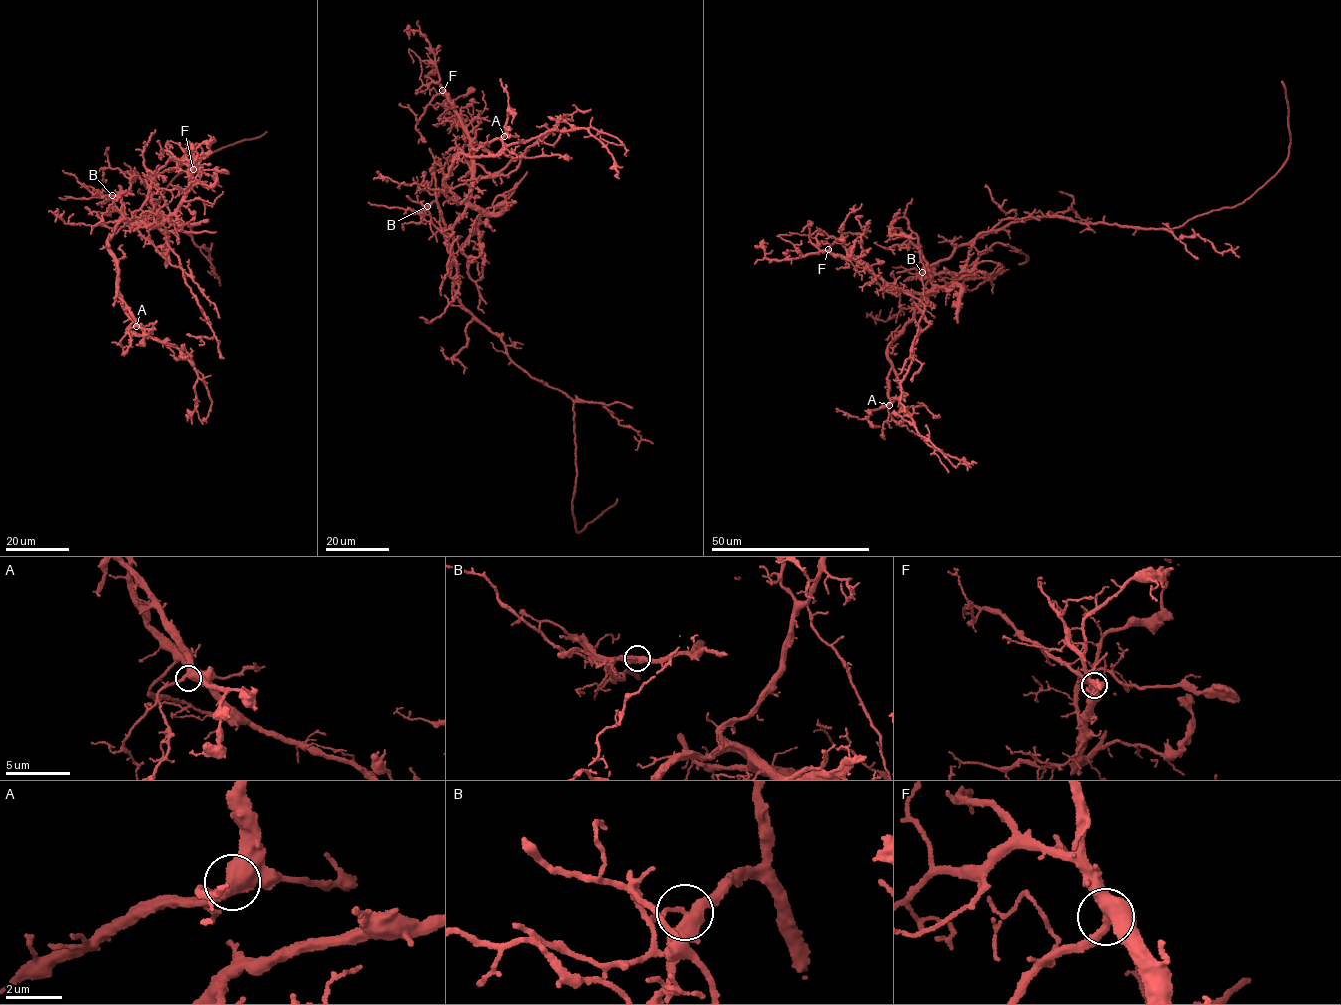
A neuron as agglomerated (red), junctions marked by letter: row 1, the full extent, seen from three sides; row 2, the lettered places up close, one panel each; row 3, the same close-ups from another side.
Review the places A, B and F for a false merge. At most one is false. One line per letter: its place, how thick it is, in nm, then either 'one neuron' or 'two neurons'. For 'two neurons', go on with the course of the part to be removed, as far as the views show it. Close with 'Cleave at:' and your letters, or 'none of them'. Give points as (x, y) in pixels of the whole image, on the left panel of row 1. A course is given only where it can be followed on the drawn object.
A: at (136, 326); 440 nm thick; one neuron
B: at (112, 195); 380 nm thick; two neurons; foreign part runs (112, 195), (127, 193), (131, 172), (182, 230), (158, 207), (172, 180), (267, 131)
F: at (193, 169); 420 nm thick; one neuron
Cleave at: B

